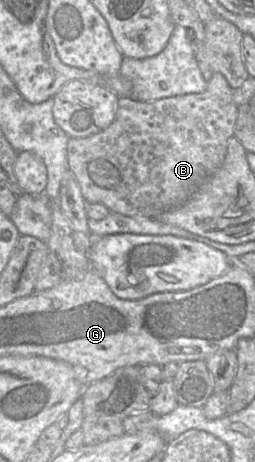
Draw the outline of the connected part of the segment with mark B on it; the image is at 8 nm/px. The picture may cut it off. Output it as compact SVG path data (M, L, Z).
M215 73L206 90L202 93L178 95L156 101L144 102L132 97L120 97L116 117L113 123L106 129L92 136L77 138L69 137L67 143L67 159L69 170L73 173L77 180L81 193L87 202L101 203L111 212L119 213L125 216L135 217L152 217L156 218L164 212L177 208L186 203L201 184L214 174L223 164L229 138L234 136L235 124L238 115L238 106L232 98L232 88L229 86L226 78L221 73Z

